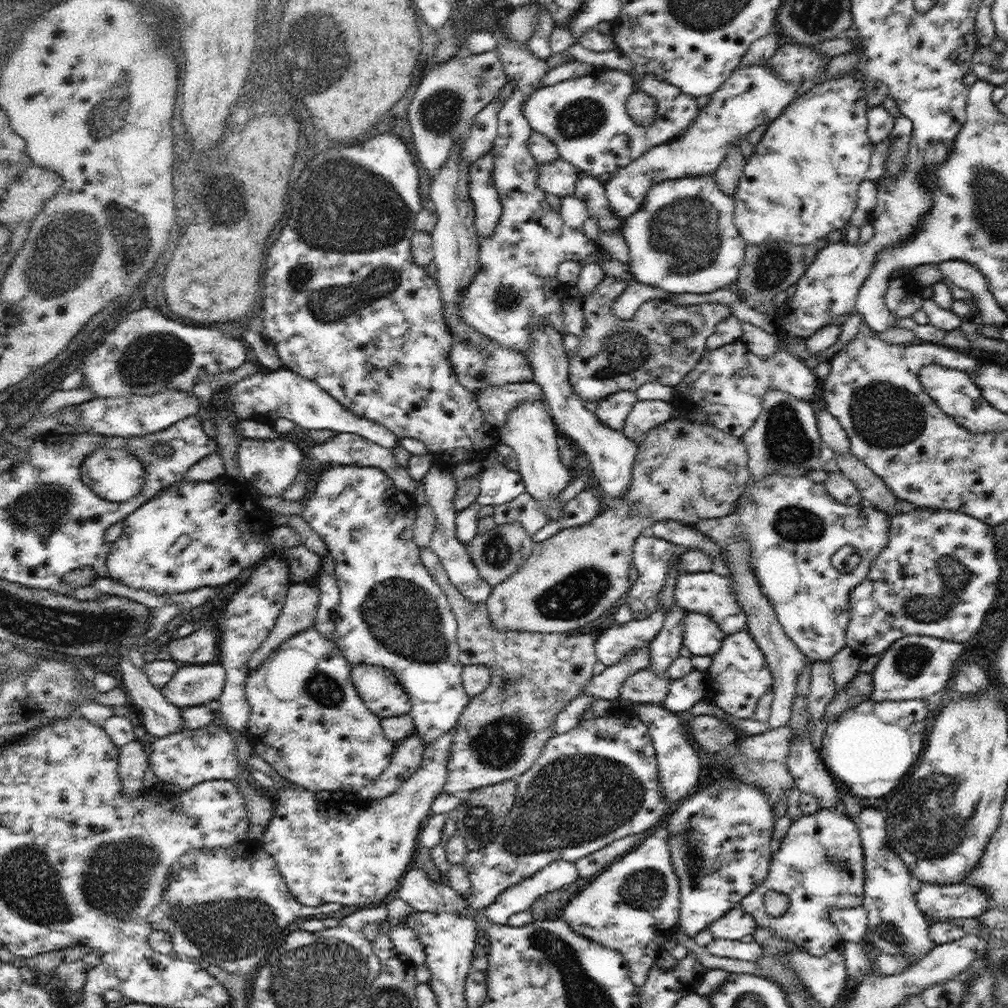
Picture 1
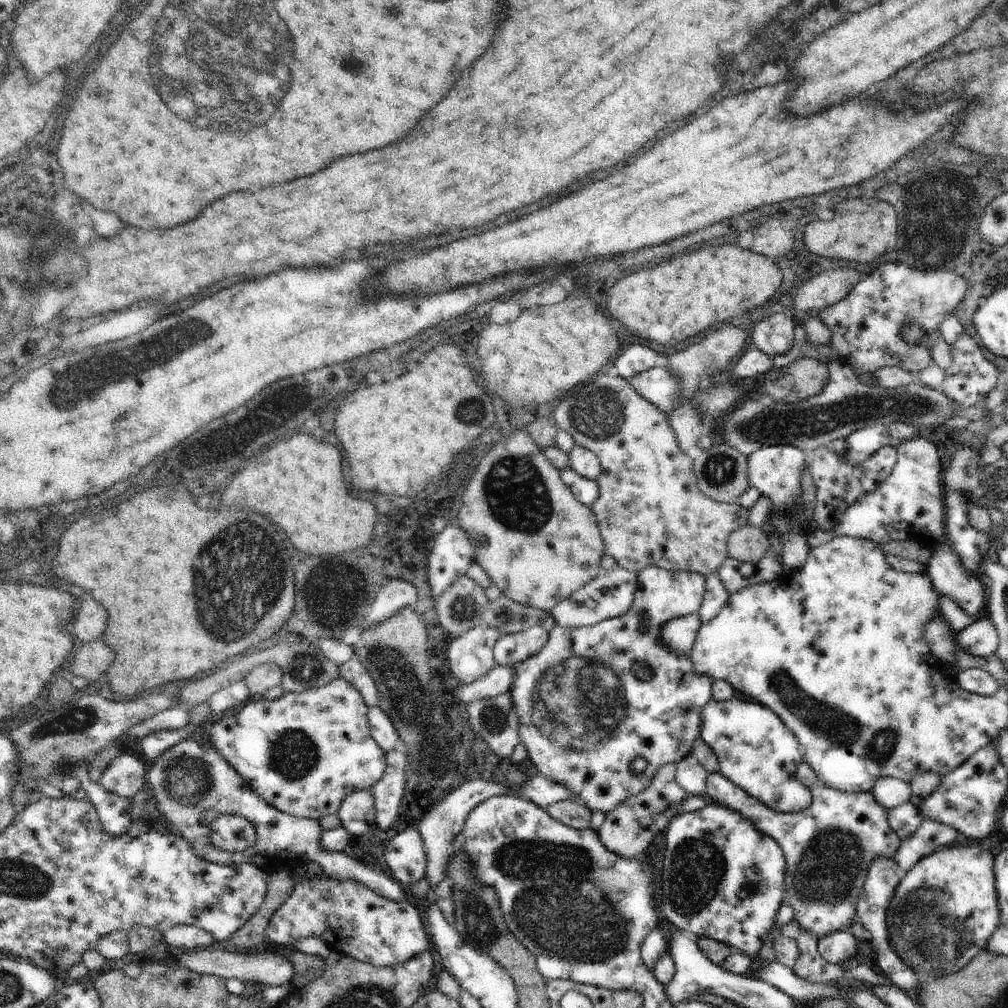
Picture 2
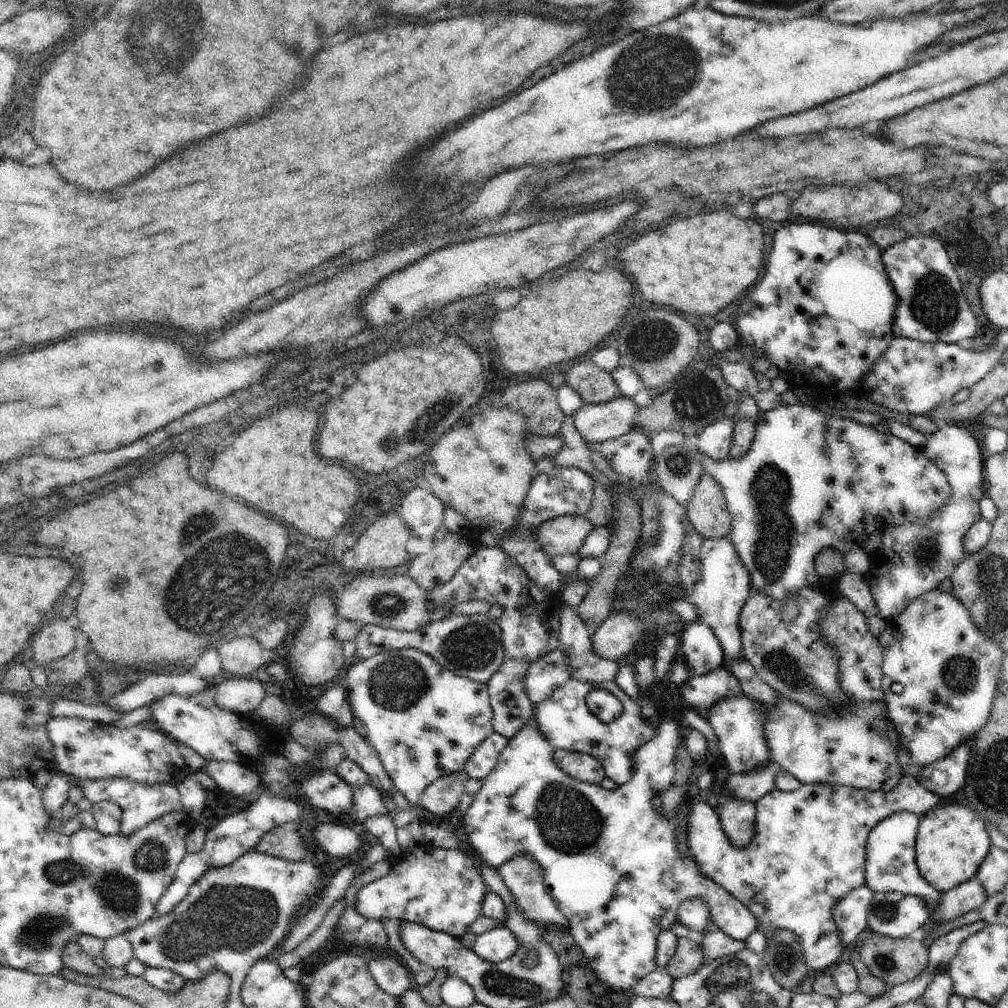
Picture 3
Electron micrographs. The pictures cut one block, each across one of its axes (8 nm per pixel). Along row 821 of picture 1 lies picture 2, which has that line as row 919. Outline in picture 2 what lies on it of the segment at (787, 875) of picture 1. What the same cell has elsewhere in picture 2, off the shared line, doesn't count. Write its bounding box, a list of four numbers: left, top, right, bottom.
[703,762,901,940]

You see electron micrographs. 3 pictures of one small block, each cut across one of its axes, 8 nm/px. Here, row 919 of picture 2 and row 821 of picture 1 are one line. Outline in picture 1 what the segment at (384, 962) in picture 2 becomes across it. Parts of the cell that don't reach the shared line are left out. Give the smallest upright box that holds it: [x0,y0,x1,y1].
[261,730,453,908]

